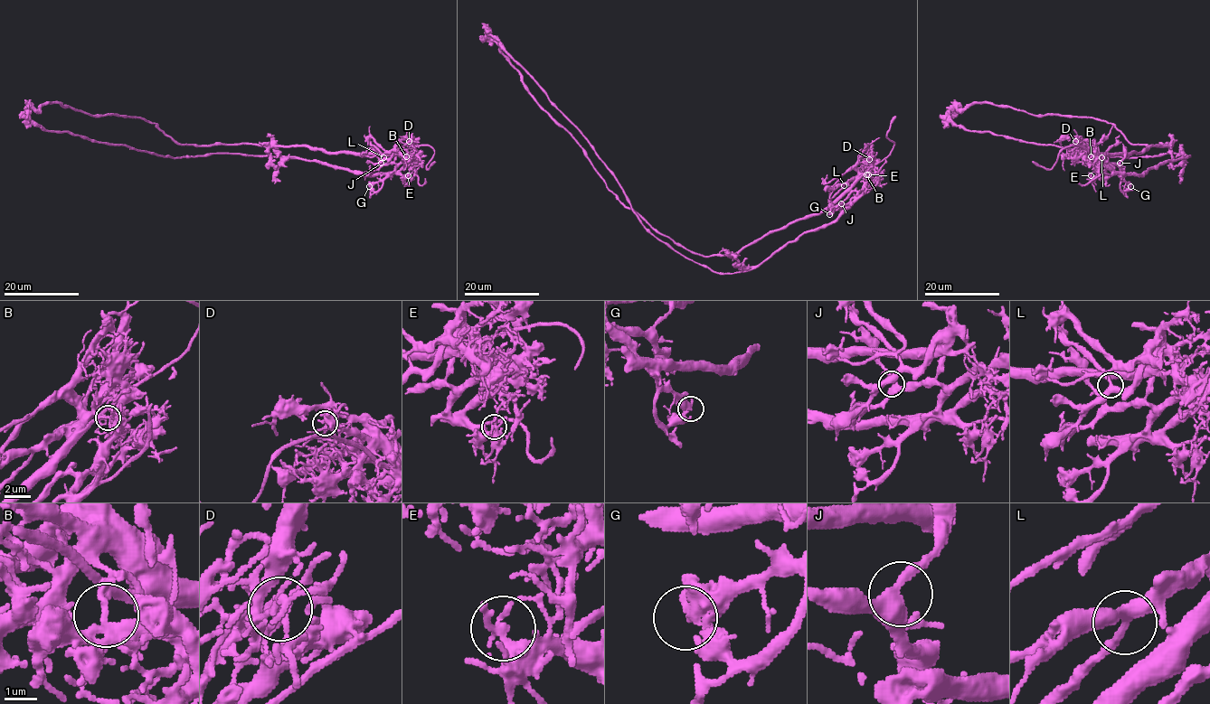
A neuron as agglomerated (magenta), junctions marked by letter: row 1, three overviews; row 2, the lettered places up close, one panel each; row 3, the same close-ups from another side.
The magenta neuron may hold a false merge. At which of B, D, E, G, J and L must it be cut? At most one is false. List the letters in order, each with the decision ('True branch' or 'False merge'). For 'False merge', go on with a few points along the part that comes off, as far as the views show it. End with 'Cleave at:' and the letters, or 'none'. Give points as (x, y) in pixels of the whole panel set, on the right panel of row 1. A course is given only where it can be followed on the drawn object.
B: False merge. Course of the part to remove: (1091, 156), (1101, 158), (1116, 173), (1143, 173), (1189, 155), (1106, 156), (968, 131), (939, 116)
D: True branch
E: True branch
G: True branch
J: True branch
L: True branch
Cleave at: B

